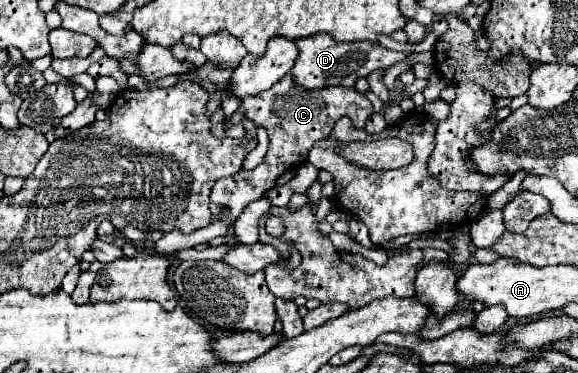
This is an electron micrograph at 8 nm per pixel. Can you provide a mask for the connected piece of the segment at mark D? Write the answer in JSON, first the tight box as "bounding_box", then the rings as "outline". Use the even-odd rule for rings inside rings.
{"bounding_box":[291,34,433,90],"outline":[[[315,34],[315,36],[307,36],[297,40],[297,48],[299,48],[299,58],[295,62],[295,66],[291,68],[295,82],[301,84],[301,88],[305,90],[319,90],[325,86],[353,86],[357,82],[357,78],[367,76],[369,72],[377,70],[377,68],[389,68],[395,62],[403,60],[403,62],[411,62],[413,64],[425,64],[425,66],[433,66],[433,52],[395,52],[395,50],[387,50],[383,46],[379,46],[377,42],[337,42],[333,40],[329,34]]]}

